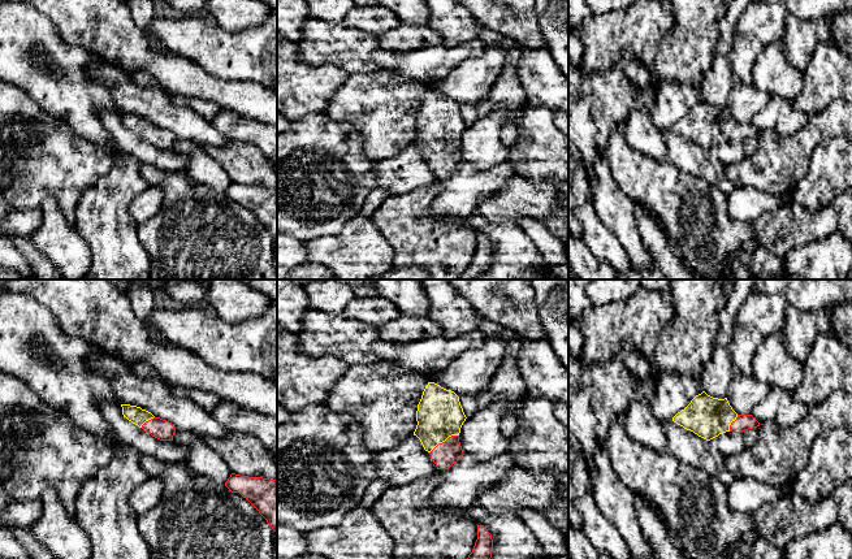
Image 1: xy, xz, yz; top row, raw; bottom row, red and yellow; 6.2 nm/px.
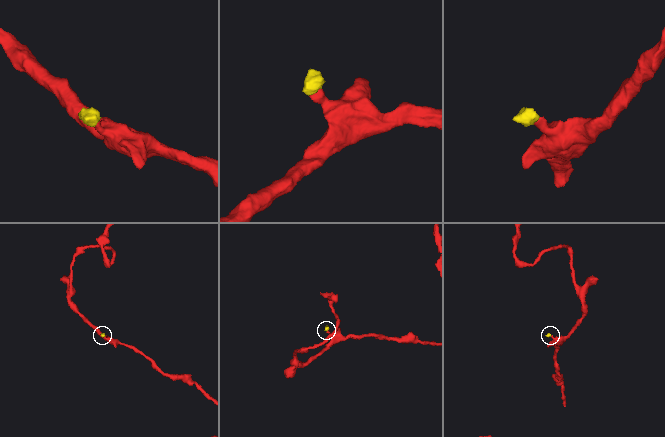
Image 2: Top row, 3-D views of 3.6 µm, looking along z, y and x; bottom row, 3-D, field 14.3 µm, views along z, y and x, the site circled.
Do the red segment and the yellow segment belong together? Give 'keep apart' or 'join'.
join

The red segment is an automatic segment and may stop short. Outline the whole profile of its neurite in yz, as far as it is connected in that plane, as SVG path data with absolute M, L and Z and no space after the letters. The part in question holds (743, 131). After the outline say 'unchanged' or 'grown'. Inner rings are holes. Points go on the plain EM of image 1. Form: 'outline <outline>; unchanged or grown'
outline M705 100L696 104L672 130L706 150L726 140L741 142L760 135L752 124L738 124L727 107L713 107Z; grown

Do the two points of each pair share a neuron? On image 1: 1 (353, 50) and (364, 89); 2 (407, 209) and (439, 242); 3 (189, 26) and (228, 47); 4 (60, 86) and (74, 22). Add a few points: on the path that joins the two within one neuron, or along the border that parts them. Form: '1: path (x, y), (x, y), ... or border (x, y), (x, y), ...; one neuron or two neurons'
1: border (359, 74), (362, 76); two neurons
2: path (414, 219), (432, 237); one neuron
3: path (198, 35), (212, 48), (219, 48); one neuron
4: border (50, 20), (64, 40), (83, 46), (96, 56); two neurons

